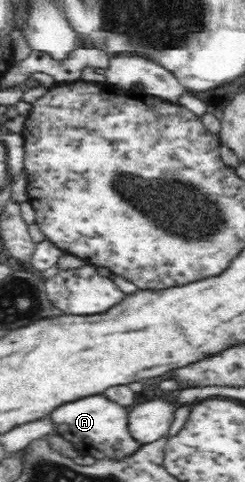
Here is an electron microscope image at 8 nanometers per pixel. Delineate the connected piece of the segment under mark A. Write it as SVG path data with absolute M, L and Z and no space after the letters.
M92 395L80 401L72 401L68 405L60 405L58 409L52 411L52 419L57 427L57 433L72 443L79 454L90 455L96 460L104 458L121 460L131 456L144 445L129 432L128 408L100 395Z

